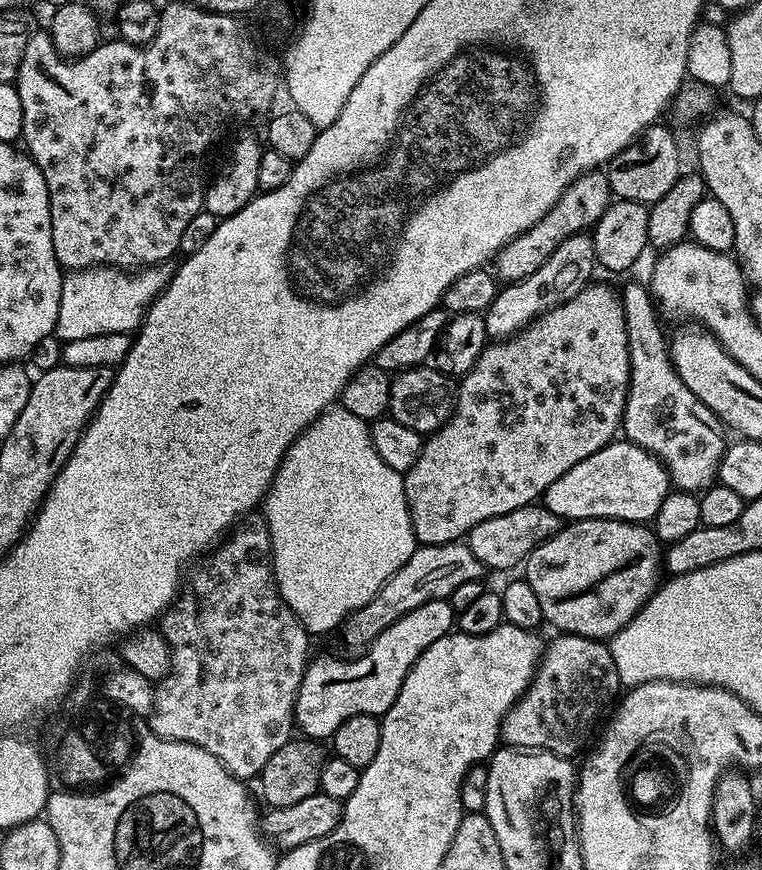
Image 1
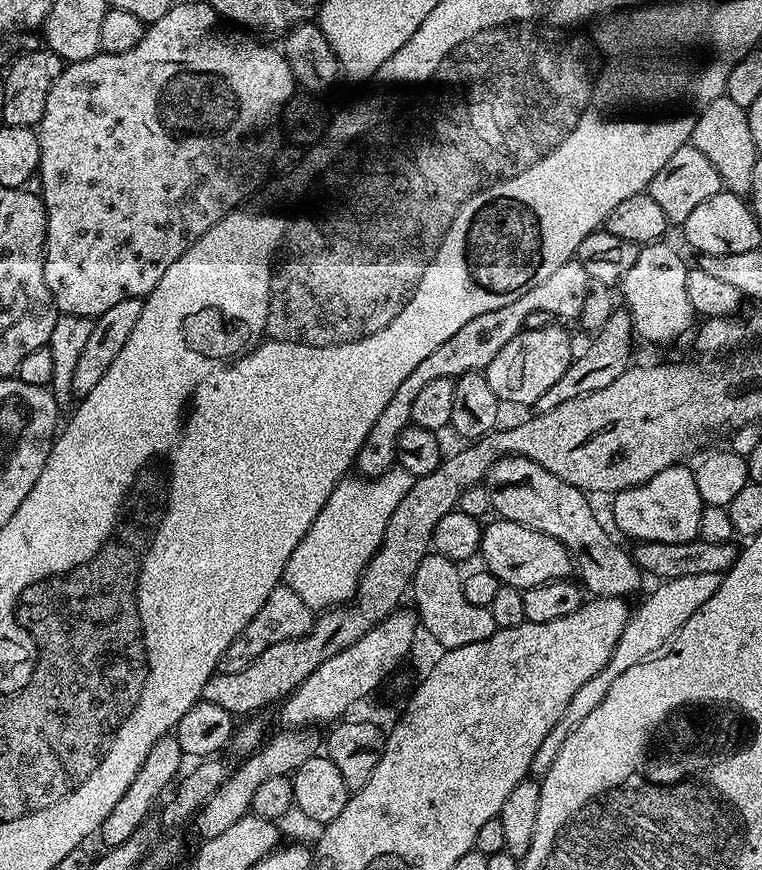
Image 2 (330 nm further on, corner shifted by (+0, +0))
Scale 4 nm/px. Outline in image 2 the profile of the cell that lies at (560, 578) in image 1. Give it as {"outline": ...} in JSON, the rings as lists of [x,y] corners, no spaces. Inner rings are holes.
{"outline":[[[499,518],[493,519],[493,524],[483,525],[484,533],[480,543],[479,559],[484,559],[483,567],[494,578],[498,578],[501,584],[509,584],[521,590],[537,588],[548,583],[549,580],[562,580],[571,577],[574,572],[574,557],[571,552],[558,542],[558,538],[550,538],[550,534],[542,534],[538,530],[530,530],[518,522],[510,522]]]}

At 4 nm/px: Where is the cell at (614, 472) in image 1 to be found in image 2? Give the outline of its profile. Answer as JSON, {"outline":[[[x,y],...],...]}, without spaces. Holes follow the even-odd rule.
{"outline":[[[676,464],[638,486],[617,492],[611,500],[615,531],[629,536],[632,542],[690,542],[700,535],[698,522],[706,505],[699,496],[695,471],[684,464]]]}

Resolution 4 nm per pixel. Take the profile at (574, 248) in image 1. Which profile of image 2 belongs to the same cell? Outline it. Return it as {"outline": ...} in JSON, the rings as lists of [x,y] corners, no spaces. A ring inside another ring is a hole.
{"outline":[[[553,322],[538,330],[525,328],[523,332],[510,338],[510,342],[502,346],[502,350],[498,350],[494,362],[490,362],[486,369],[490,390],[494,390],[494,394],[505,405],[535,405],[536,400],[542,398],[542,394],[546,394],[546,390],[550,390],[550,386],[554,386],[558,378],[562,378],[562,374],[566,374],[573,359],[572,336],[566,329],[559,328],[559,323]]]}

